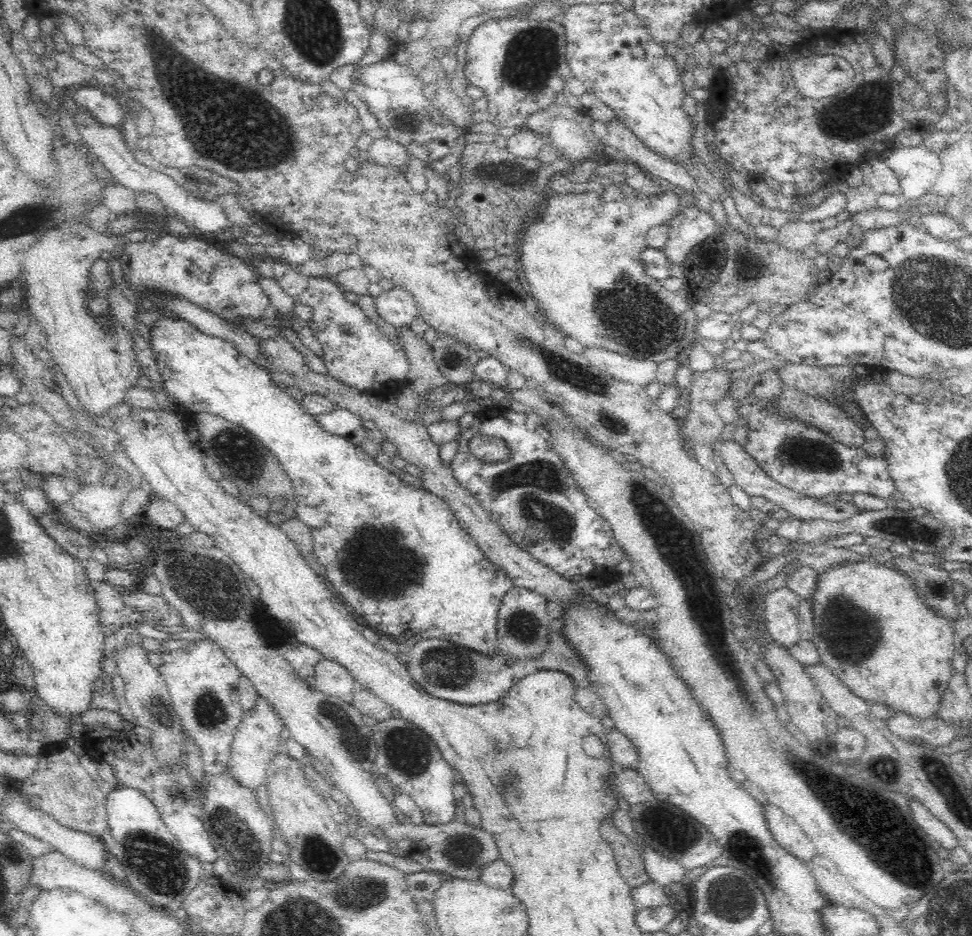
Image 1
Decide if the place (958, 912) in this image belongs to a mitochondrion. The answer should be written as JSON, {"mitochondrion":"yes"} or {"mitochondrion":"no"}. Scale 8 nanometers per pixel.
{"mitochondrion":"yes"}

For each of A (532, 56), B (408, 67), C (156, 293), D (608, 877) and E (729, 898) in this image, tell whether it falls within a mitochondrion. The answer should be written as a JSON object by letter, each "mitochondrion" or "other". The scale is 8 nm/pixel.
{"A":"mitochondrion","B":"other","C":"other","D":"other","E":"mitochondrion"}

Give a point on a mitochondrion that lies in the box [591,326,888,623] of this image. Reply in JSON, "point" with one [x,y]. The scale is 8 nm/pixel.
{"point":[798,452]}

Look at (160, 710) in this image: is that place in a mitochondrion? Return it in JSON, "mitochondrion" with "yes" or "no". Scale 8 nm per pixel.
{"mitochondrion":"yes"}

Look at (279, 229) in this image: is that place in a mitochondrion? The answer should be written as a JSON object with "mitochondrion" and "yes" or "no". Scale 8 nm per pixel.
{"mitochondrion":"no"}

